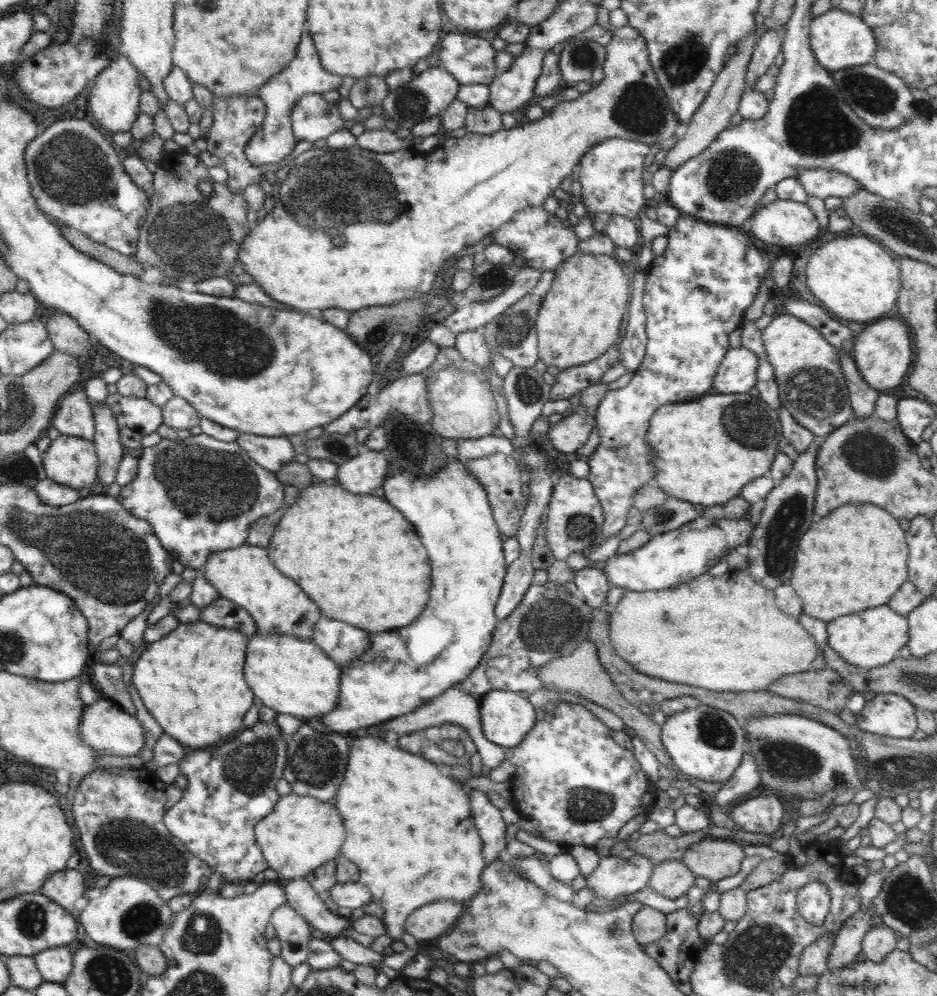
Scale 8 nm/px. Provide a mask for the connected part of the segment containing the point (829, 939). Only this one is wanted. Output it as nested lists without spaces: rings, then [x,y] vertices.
[[[827,933],[803,949],[800,956],[798,972],[800,976],[820,976],[827,971],[831,947],[836,933]]]

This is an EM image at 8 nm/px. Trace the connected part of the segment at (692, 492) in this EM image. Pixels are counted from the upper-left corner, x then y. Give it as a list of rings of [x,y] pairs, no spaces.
[[[708,394],[692,404],[671,403],[658,408],[650,418],[647,446],[654,452],[655,484],[670,497],[680,498],[699,508],[723,505],[738,495],[742,487],[771,470],[778,442],[783,438],[778,412],[771,410],[759,397],[750,394]]]

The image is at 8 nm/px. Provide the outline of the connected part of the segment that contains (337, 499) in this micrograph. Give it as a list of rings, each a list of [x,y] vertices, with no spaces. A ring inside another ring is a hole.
[[[314,482],[300,491],[266,547],[274,566],[298,582],[326,618],[348,622],[370,634],[410,624],[424,610],[430,590],[428,556],[414,528],[383,497],[354,494],[337,482]]]

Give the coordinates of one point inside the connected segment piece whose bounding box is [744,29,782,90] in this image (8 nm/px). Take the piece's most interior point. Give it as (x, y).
(768, 46)

